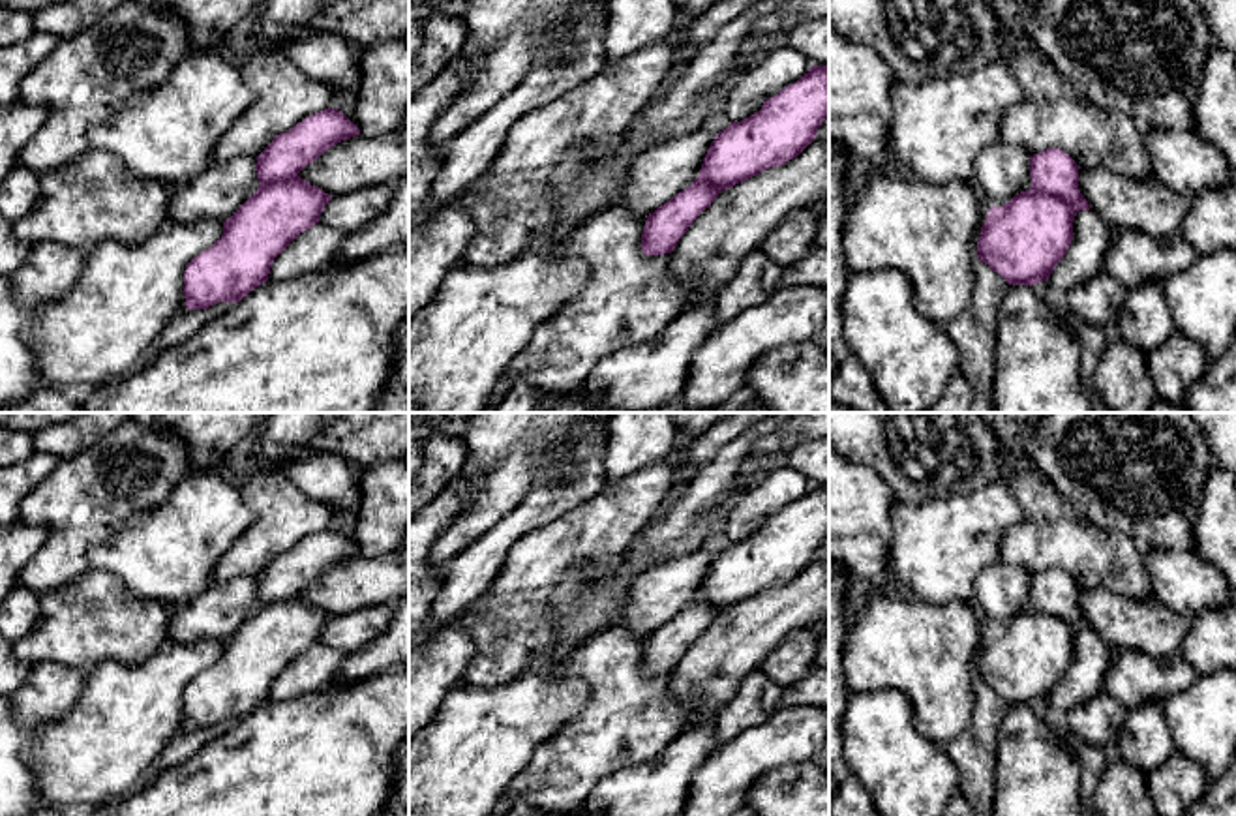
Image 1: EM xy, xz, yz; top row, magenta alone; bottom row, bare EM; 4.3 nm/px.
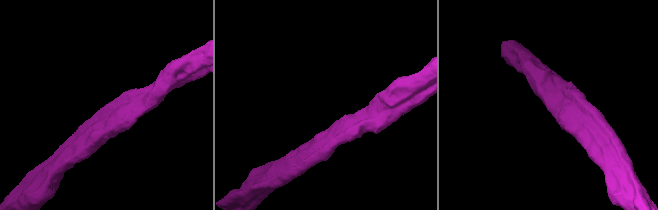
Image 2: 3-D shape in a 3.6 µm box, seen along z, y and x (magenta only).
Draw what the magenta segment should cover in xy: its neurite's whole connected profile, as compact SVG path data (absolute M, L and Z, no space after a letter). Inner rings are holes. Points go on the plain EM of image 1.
M328 527L274 557L257 576L257 612L223 642L221 658L188 683L184 690L186 730L206 730L218 722L236 724L268 702L274 679L300 653L319 643L321 632L332 619L332 615L302 600L298 593L328 568L356 555L360 555L358 546L341 531Z

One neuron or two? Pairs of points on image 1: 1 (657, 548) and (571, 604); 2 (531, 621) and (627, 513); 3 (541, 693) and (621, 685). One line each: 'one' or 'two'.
1: one
2: one
3: two

